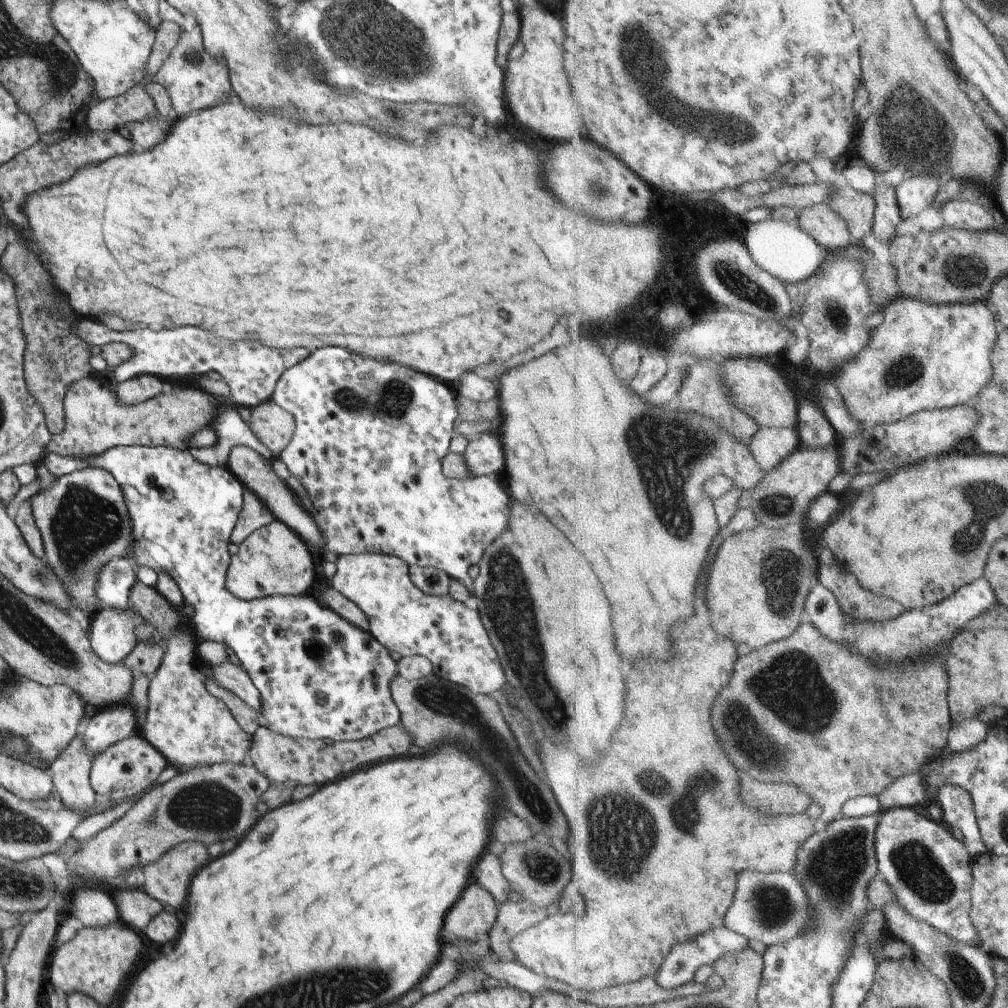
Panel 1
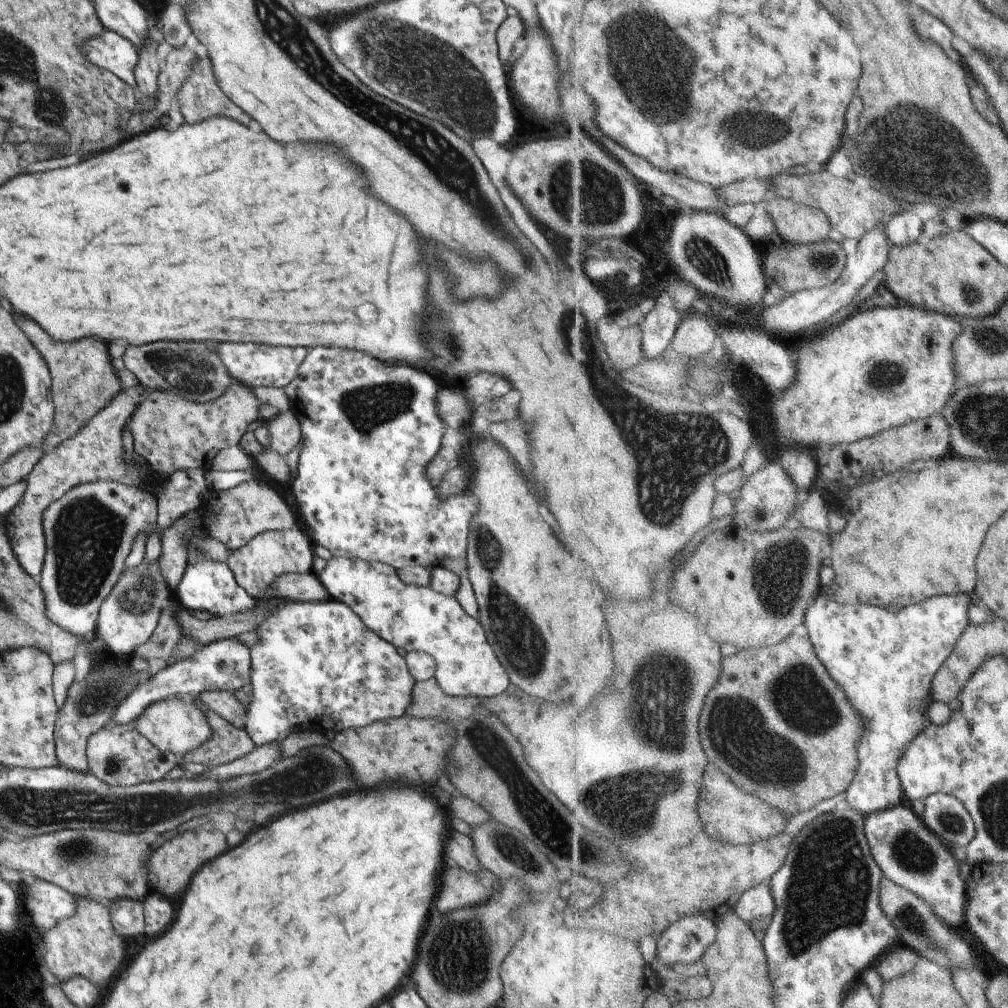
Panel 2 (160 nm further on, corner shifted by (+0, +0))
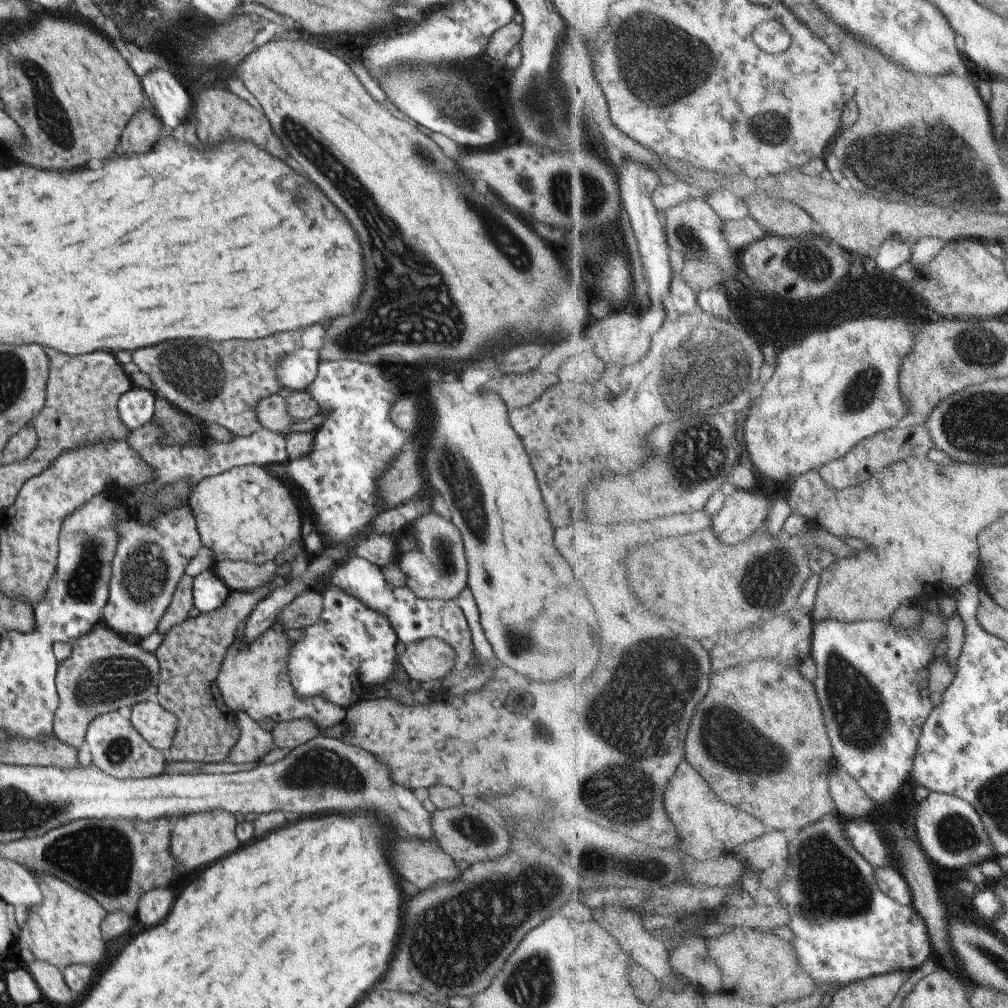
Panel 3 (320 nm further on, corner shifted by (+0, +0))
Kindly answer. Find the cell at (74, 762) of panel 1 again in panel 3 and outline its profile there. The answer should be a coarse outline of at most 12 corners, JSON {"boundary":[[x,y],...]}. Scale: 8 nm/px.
{"boundary":[[103,622],[56,663],[52,734],[155,699],[154,652]]}

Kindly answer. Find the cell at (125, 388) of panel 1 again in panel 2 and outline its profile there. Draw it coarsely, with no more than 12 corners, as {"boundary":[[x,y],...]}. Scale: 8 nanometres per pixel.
{"boundary":[[122,388],[71,438],[42,454],[3,516],[19,566],[39,582],[44,508],[81,483],[137,487],[120,459],[143,394]]}

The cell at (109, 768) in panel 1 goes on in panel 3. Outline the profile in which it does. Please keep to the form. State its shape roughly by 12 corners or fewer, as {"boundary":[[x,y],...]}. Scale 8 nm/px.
{"boundary":[[119,712],[94,716],[91,766],[116,779],[163,774],[155,750]]}

